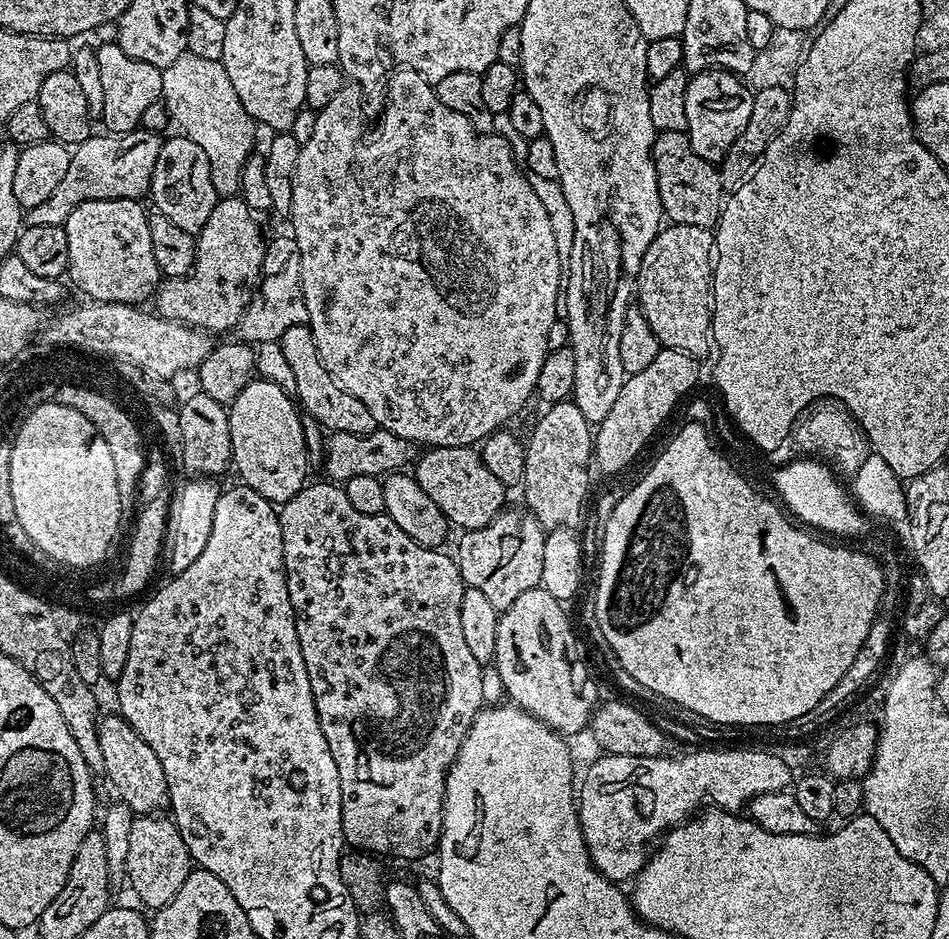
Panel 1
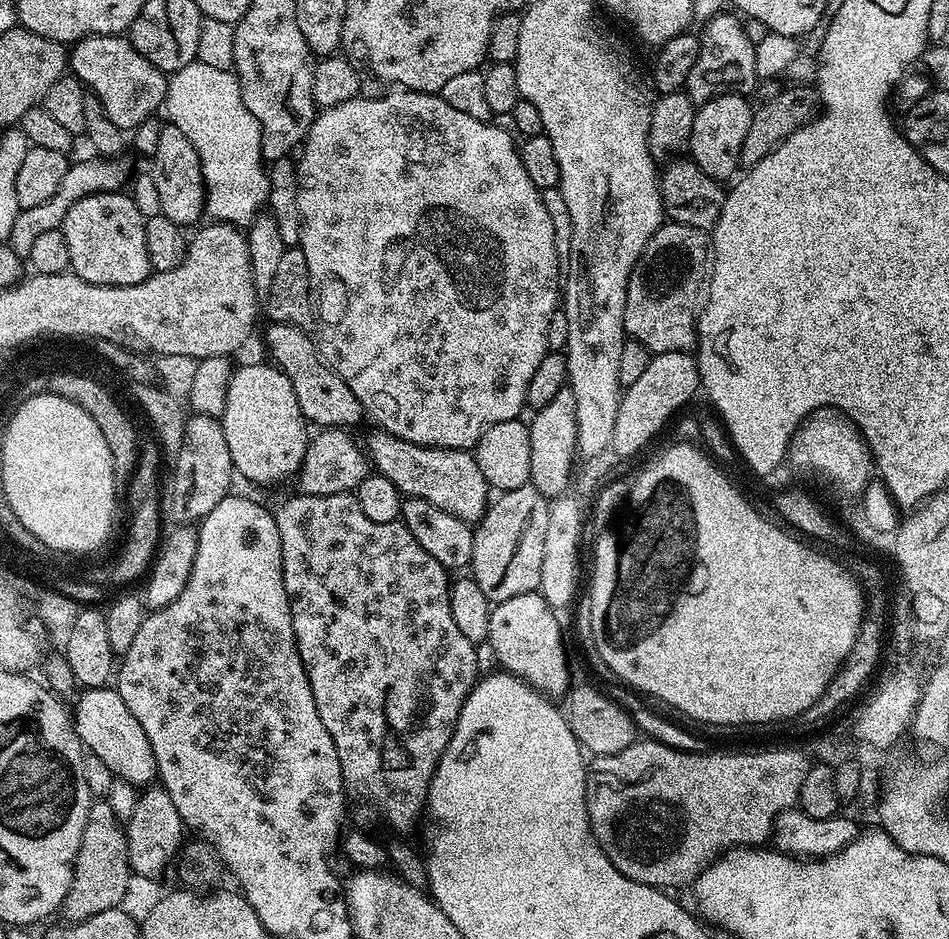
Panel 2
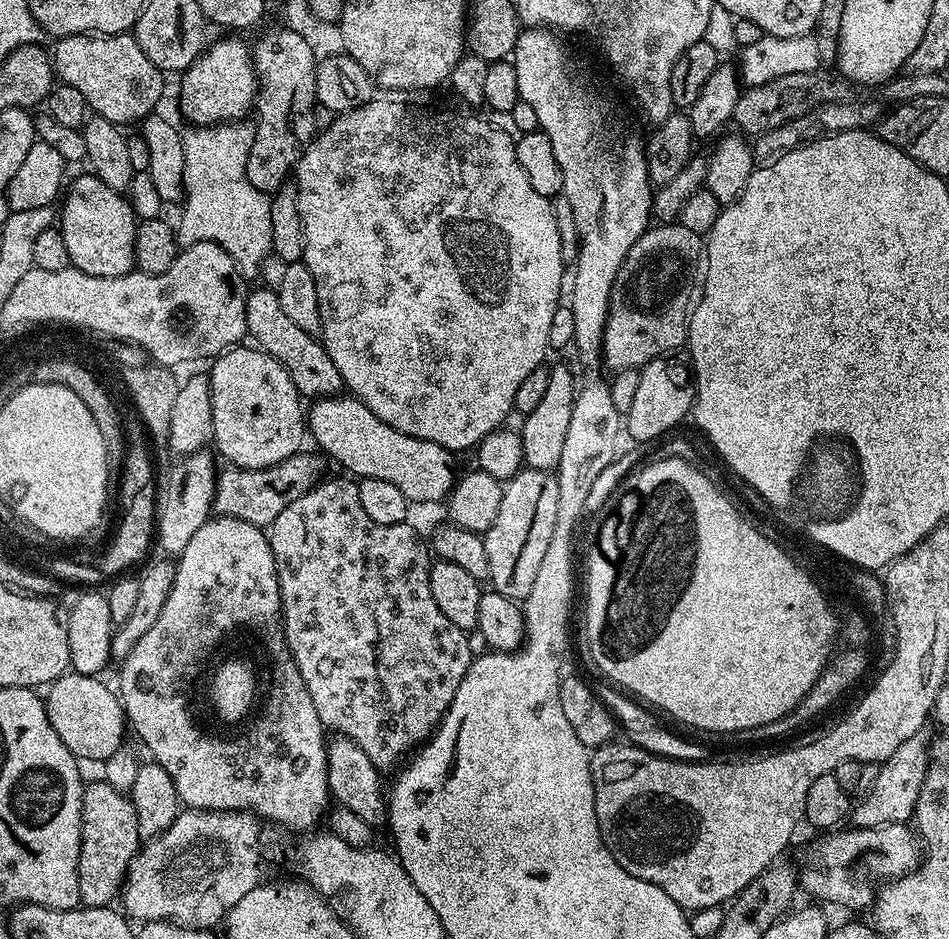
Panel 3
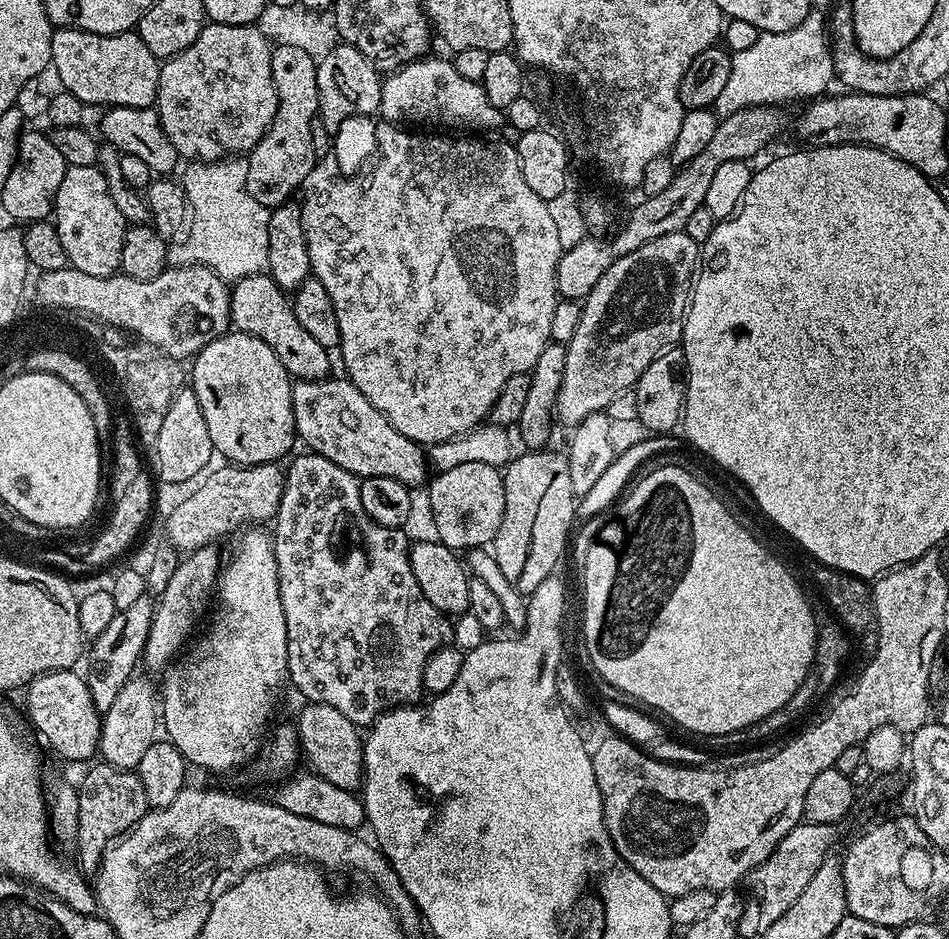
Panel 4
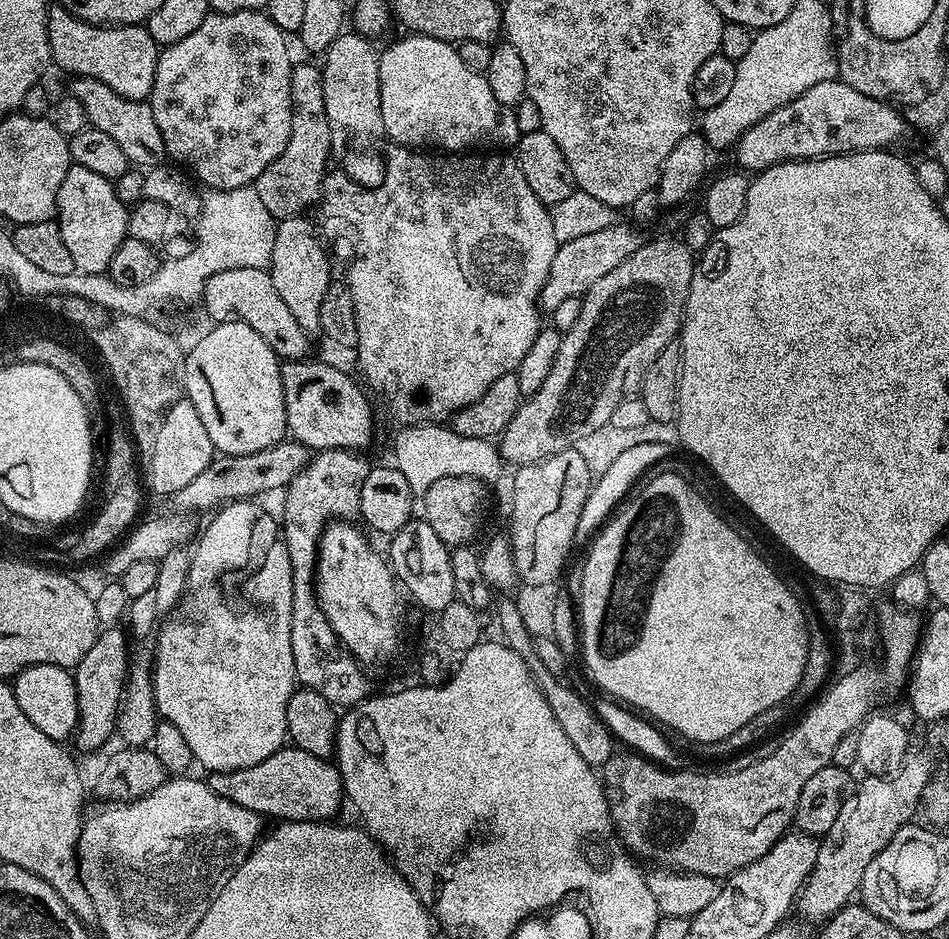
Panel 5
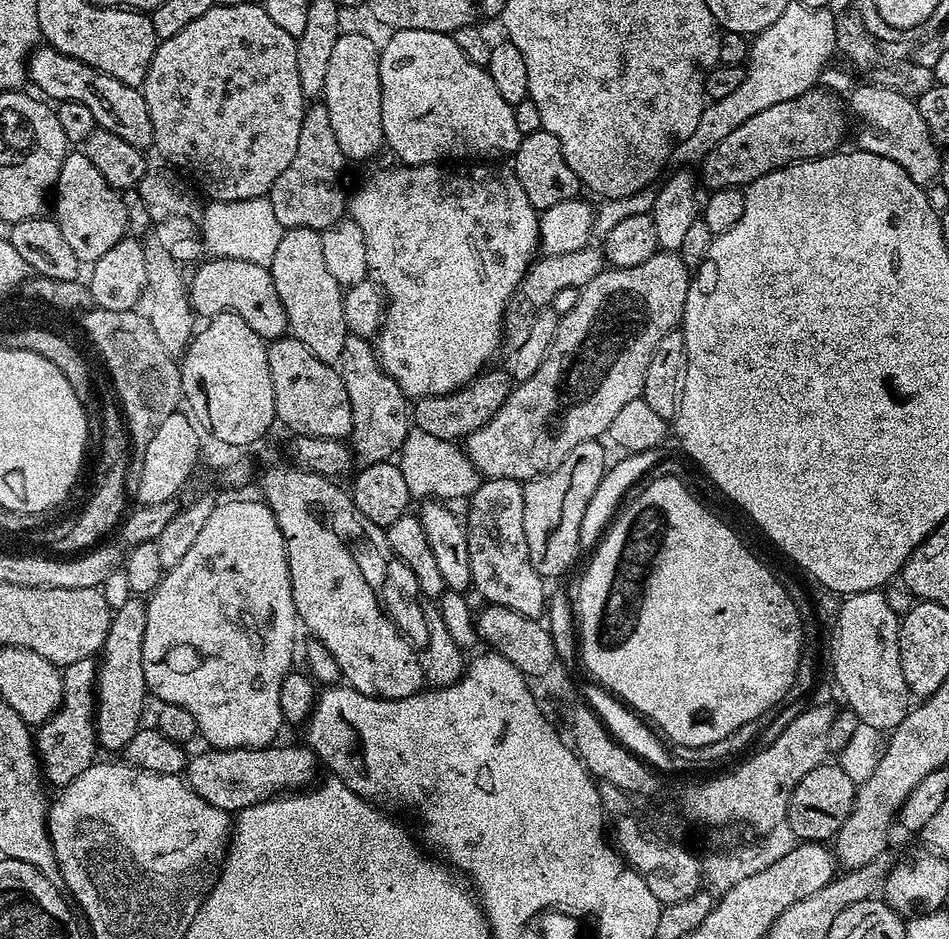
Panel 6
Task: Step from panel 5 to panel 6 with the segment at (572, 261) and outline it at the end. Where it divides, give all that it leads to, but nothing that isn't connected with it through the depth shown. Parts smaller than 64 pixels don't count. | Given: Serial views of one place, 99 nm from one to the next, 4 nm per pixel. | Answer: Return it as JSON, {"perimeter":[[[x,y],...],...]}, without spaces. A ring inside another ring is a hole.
{"perimeter":[[[589,246],[582,250],[570,250],[570,254],[541,255],[528,269],[519,287],[510,298],[504,311],[504,334],[502,344],[505,349],[514,350],[524,345],[530,335],[530,326],[543,308],[551,308],[558,290],[585,288],[600,272],[605,271],[606,261],[599,247]]]}

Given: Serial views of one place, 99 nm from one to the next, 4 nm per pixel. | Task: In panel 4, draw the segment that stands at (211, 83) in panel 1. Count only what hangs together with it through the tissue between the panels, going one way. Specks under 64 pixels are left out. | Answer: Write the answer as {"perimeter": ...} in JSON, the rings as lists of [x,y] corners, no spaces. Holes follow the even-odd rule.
{"perimeter":[[[225,158],[192,162],[187,167],[182,185],[190,209],[188,240],[181,244],[169,243],[169,265],[180,268],[184,264],[201,264],[229,282],[267,273],[270,209],[262,206],[262,202],[255,198],[250,198],[250,190],[246,190],[245,161],[240,158]]]}

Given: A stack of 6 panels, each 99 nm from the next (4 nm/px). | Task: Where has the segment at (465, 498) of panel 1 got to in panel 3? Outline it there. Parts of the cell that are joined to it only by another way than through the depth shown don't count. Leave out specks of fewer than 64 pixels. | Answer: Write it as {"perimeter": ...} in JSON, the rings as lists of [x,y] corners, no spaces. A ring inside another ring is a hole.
{"perimeter":[[[351,394],[325,397],[311,407],[306,412],[306,428],[311,439],[312,436],[316,439],[315,447],[325,457],[333,456],[348,471],[345,473],[356,478],[382,478],[385,482],[394,482],[413,505],[447,501],[458,479],[458,471],[452,465],[453,453],[447,448],[402,434],[379,420]]]}

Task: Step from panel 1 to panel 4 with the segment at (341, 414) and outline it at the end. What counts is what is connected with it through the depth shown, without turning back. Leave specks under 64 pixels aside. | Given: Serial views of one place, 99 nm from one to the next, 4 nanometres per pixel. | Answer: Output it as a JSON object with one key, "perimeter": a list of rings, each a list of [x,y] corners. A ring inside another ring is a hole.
{"perimeter":[[[261,274],[259,276],[247,276],[241,280],[235,281],[230,288],[232,297],[230,298],[230,324],[237,332],[245,332],[254,338],[262,338],[262,342],[266,342],[266,346],[270,346],[270,350],[274,350],[274,354],[278,354],[278,362],[282,362],[282,366],[287,370],[293,381],[297,380],[327,380],[332,368],[332,360],[329,349],[322,346],[322,342],[317,340],[308,333],[305,328],[298,322],[298,318],[292,309],[292,301],[289,293],[285,289],[279,288],[272,281],[271,276]]]}

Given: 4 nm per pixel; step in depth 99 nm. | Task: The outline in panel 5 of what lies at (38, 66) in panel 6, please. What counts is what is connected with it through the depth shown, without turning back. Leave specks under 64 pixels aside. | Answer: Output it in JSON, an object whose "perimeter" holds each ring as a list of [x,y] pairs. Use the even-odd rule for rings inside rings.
{"perimeter":[[[77,76],[71,83],[70,95],[78,98],[78,102],[82,102],[89,125],[103,130],[105,134],[110,134],[110,138],[114,138],[114,142],[118,142],[122,154],[126,154],[129,165],[147,170],[165,163],[166,153],[162,142],[162,130],[158,130],[158,122],[154,122],[151,103],[122,98],[122,94],[114,94],[114,90],[110,90],[110,86],[106,86],[94,78]]]}

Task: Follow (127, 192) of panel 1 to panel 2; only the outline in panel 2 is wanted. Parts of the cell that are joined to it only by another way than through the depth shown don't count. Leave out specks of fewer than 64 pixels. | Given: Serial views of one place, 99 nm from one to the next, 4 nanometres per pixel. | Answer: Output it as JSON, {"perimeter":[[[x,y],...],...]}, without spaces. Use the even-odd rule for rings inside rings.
{"perimeter":[[[92,158],[96,160],[80,160],[69,163],[66,175],[62,178],[58,190],[54,190],[54,194],[46,202],[42,202],[42,206],[30,206],[22,208],[14,218],[14,226],[10,230],[7,243],[12,245],[12,249],[16,251],[22,258],[27,257],[30,246],[34,243],[34,238],[38,238],[38,234],[43,234],[45,230],[54,230],[61,227],[66,218],[66,214],[70,210],[70,206],[74,206],[74,202],[78,202],[84,196],[90,194],[98,194],[99,192],[118,192],[125,186],[128,180],[128,164],[124,158]]]}

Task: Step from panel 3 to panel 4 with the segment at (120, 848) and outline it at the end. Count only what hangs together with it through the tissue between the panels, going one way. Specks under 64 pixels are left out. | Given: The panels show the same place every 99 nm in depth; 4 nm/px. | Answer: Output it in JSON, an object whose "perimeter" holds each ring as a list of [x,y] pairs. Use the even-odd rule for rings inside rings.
{"perimeter":[[[105,762],[96,763],[91,765],[93,768],[81,778],[80,784],[78,783],[80,833],[74,848],[75,851],[80,851],[78,868],[84,874],[99,872],[104,851],[108,849],[109,844],[129,832],[150,810],[146,798],[146,786],[142,786],[135,771],[116,768]]]}

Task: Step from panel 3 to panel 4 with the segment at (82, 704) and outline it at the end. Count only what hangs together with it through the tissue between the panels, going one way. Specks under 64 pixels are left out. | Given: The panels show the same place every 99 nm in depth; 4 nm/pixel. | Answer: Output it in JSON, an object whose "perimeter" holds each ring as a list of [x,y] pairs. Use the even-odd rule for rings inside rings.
{"perimeter":[[[79,671],[47,672],[27,685],[28,716],[40,736],[64,760],[91,761],[100,746],[102,714],[94,706],[87,679]]]}

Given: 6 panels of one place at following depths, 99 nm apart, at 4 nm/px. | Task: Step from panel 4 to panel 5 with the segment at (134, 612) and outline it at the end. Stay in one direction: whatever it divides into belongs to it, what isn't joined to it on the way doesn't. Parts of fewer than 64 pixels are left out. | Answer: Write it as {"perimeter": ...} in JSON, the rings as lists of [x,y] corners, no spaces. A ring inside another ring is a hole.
{"perimeter":[[[108,626],[97,631],[94,646],[76,663],[74,679],[78,694],[78,722],[74,741],[84,752],[96,752],[116,732],[116,717],[124,694],[125,679],[130,665],[130,636],[123,627]]]}

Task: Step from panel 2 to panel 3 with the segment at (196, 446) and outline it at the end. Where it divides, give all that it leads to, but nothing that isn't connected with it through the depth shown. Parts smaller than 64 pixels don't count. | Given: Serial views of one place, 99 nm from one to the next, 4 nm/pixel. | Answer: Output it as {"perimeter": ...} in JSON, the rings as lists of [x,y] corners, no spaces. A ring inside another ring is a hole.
{"perimeter":[[[208,450],[195,452],[194,455],[183,457],[176,462],[167,480],[166,488],[162,490],[162,497],[157,513],[157,545],[168,556],[178,556],[186,548],[195,531],[211,517],[213,498],[216,496],[217,468],[214,468],[213,453]]]}

